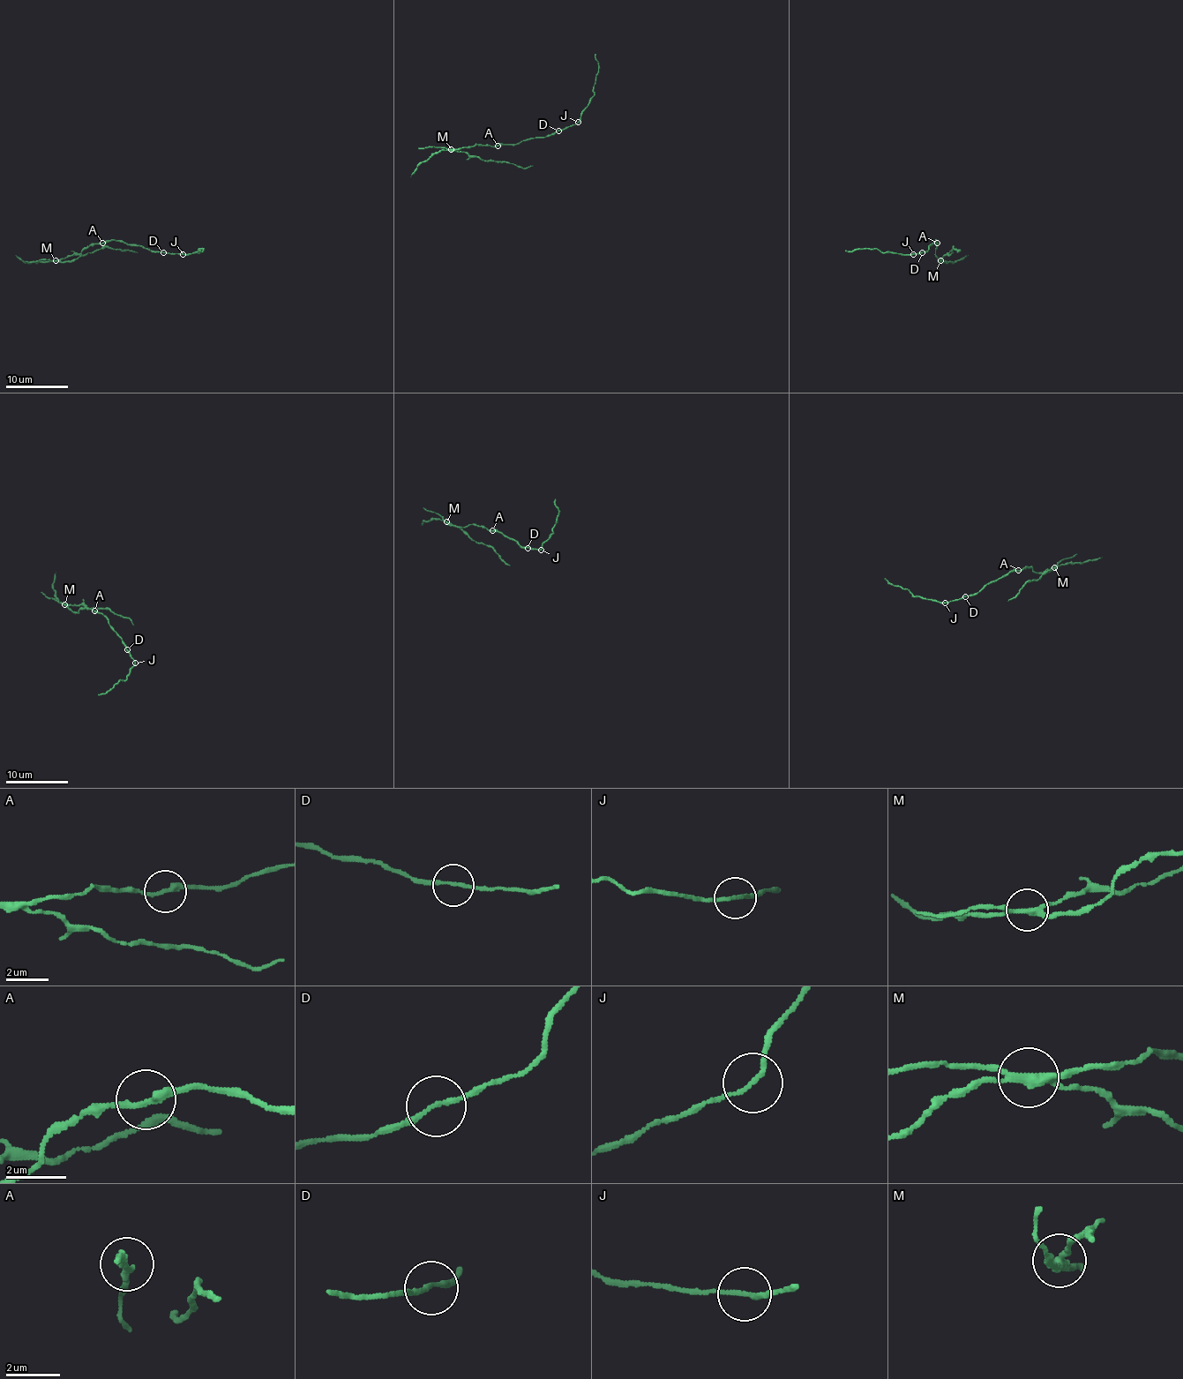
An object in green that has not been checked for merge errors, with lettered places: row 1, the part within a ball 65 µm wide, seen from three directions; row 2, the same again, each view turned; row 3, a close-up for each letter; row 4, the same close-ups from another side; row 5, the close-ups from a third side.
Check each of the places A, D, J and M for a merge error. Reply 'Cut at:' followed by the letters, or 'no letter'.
Cut at: J, M

